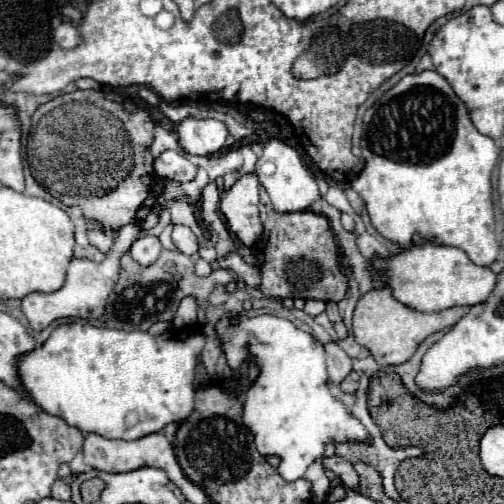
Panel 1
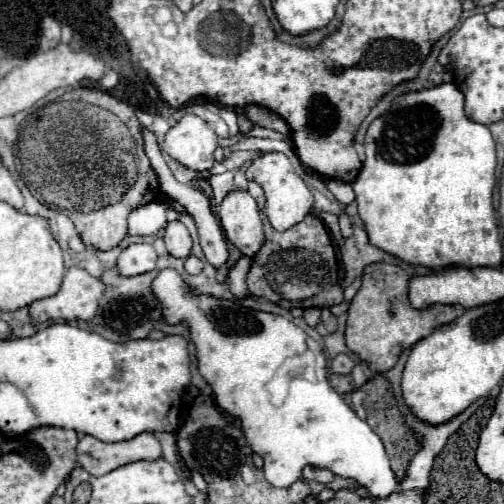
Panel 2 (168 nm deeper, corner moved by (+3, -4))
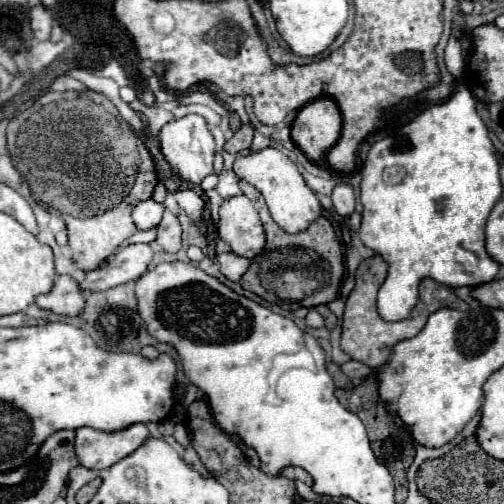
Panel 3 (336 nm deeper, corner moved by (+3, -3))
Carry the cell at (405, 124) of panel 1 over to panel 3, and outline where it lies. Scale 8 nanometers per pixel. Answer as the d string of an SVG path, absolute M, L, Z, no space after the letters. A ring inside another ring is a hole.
M460 85L456 93L450 93L444 103L434 103L416 113L414 119L392 133L392 139L380 139L370 147L360 183L360 201L364 207L360 239L390 265L388 277L378 291L378 313L384 321L402 321L410 315L416 305L418 283L424 277L450 287L476 287L498 275L500 265L486 253L484 229L500 195L500 155L488 135L486 123L476 111L476 99L464 85ZM392 165L406 169L408 175L402 183L384 183L382 173Z

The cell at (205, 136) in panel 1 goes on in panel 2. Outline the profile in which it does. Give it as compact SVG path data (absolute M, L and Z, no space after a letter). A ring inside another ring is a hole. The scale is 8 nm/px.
M186 114L168 130L162 148L182 166L194 172L204 172L214 166L218 136L202 118Z

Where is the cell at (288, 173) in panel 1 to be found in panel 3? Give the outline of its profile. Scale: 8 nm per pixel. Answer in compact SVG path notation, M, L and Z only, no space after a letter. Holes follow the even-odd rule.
M268 147L244 157L238 157L234 163L234 173L254 185L266 199L272 219L286 231L286 233L300 233L304 231L318 215L322 215L322 205L312 189L304 183L298 167L290 161L282 151Z

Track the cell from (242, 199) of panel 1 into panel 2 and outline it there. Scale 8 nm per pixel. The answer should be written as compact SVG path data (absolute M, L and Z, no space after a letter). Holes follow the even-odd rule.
M234 190L220 204L218 218L226 238L248 258L264 244L264 230L256 200L248 192Z

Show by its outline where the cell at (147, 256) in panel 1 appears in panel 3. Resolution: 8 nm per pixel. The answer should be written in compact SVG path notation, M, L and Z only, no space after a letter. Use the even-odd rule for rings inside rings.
M146 243L122 247L104 265L88 271L80 287L86 291L102 291L102 289L110 289L128 281L136 281L148 271L152 257L154 257L154 251Z

